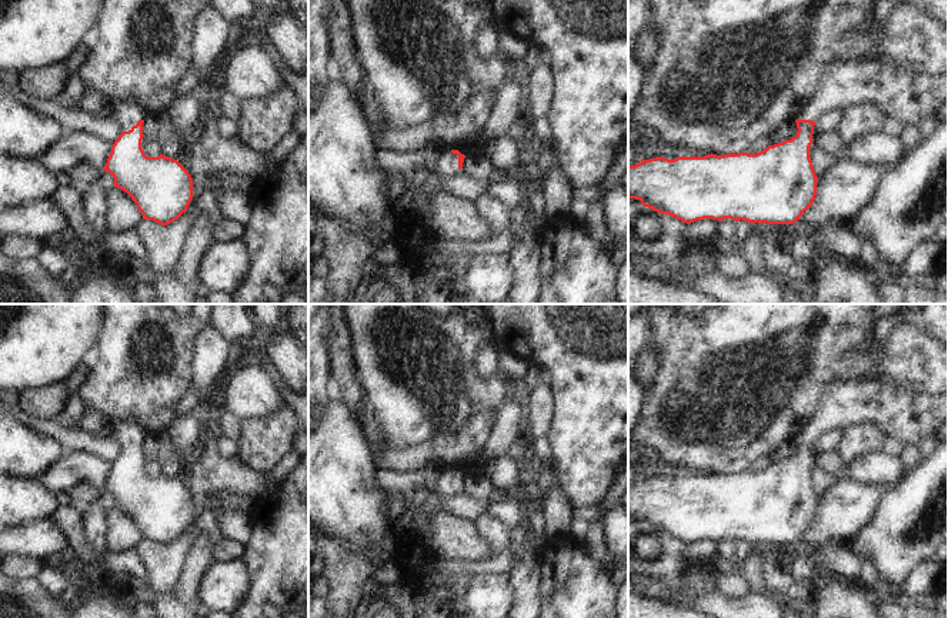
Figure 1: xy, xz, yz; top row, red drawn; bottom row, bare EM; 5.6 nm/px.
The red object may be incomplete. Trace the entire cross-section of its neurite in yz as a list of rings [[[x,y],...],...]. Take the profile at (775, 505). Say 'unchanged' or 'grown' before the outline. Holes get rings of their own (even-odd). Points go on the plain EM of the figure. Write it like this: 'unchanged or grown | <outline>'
grown | [[[871,374],[842,383],[830,381],[815,414],[795,440],[798,451],[791,460],[768,465],[757,474],[711,472],[704,477],[685,475],[674,480],[642,478],[638,484],[628,485],[628,518],[640,520],[644,527],[687,544],[704,538],[794,544],[812,525],[817,515],[818,498],[810,478],[810,467],[815,441],[824,432],[837,427],[848,428],[871,422],[885,437],[894,437],[907,447],[937,435],[947,421],[948,394],[945,397],[912,394],[884,377]]]

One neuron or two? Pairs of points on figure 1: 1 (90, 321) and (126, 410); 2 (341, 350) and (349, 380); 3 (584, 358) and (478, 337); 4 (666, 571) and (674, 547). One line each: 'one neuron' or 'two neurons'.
1: two neurons
2: one neuron
3: two neurons
4: one neuron

